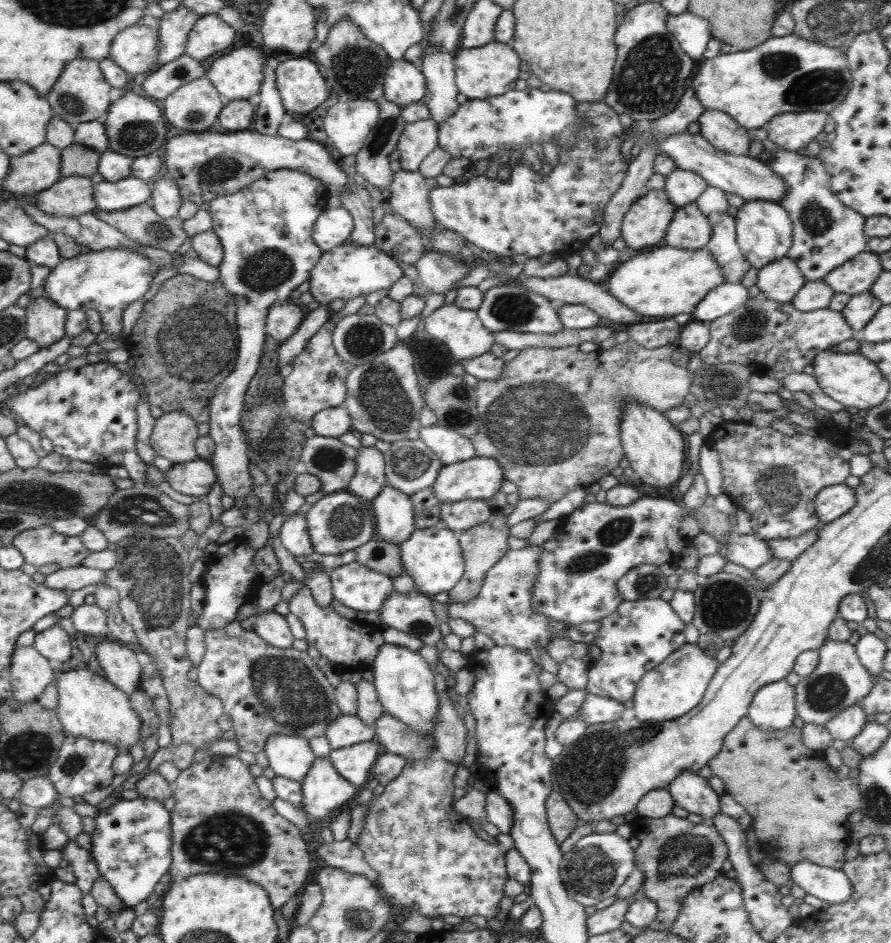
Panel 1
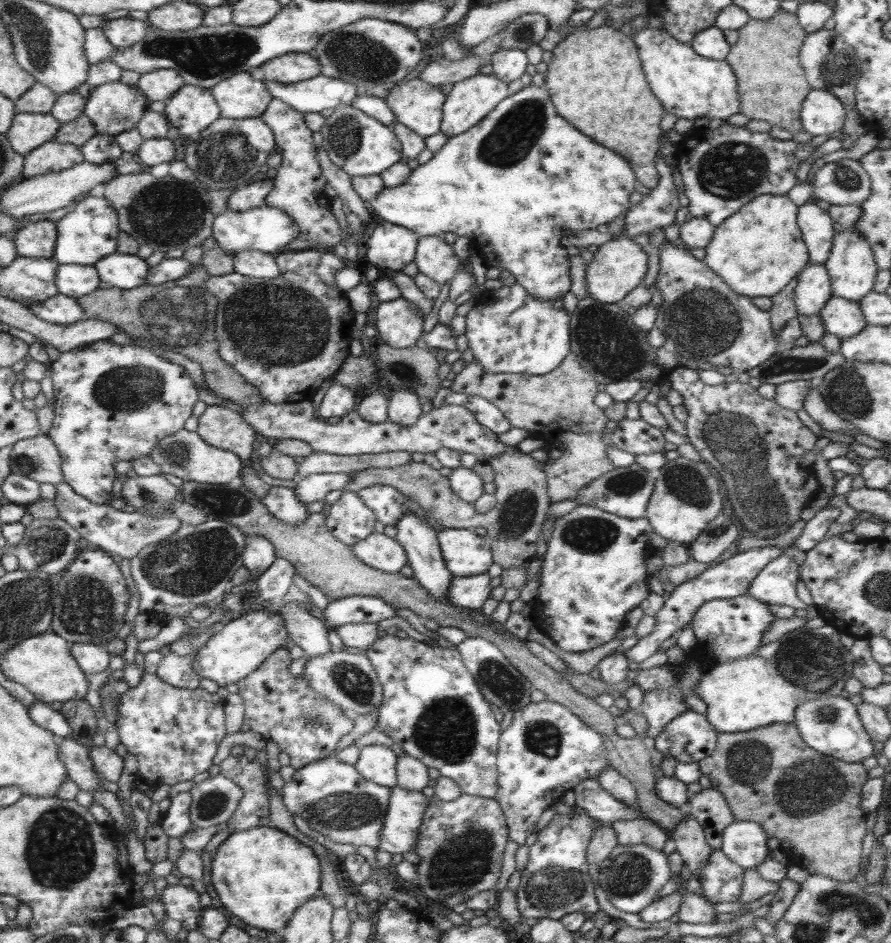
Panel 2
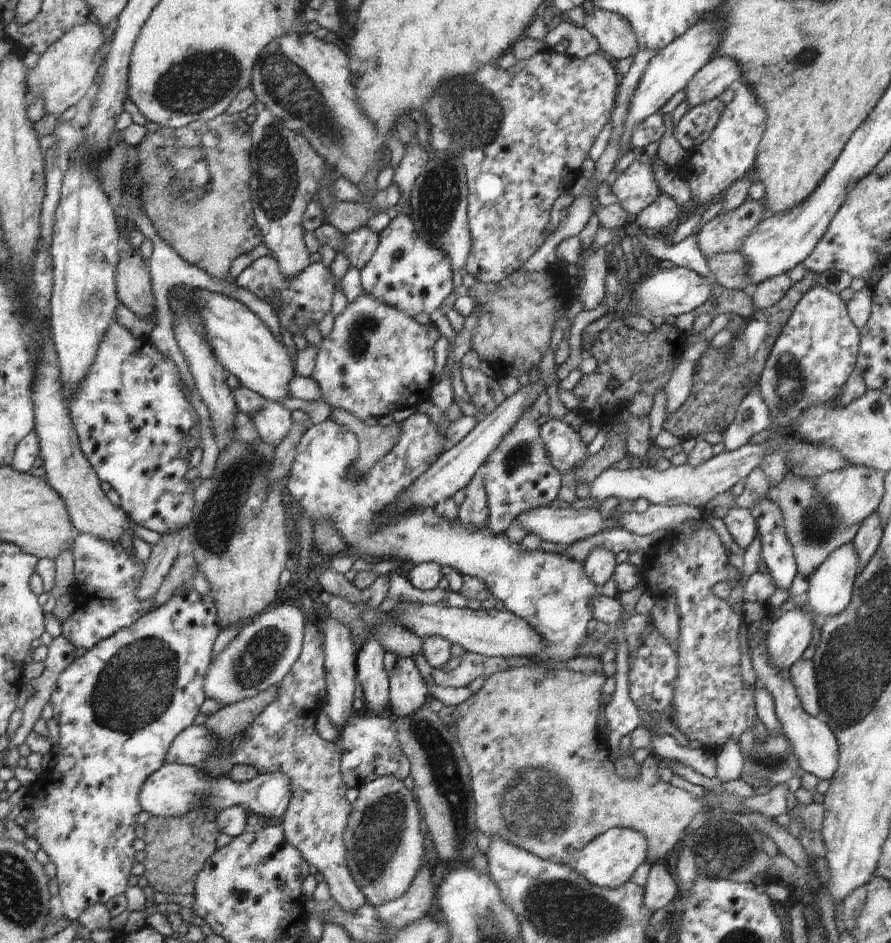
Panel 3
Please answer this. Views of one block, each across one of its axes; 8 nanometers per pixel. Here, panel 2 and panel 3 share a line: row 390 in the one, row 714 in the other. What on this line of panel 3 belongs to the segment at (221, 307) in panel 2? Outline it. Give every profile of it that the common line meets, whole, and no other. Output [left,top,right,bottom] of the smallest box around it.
[231,622,367,913]

